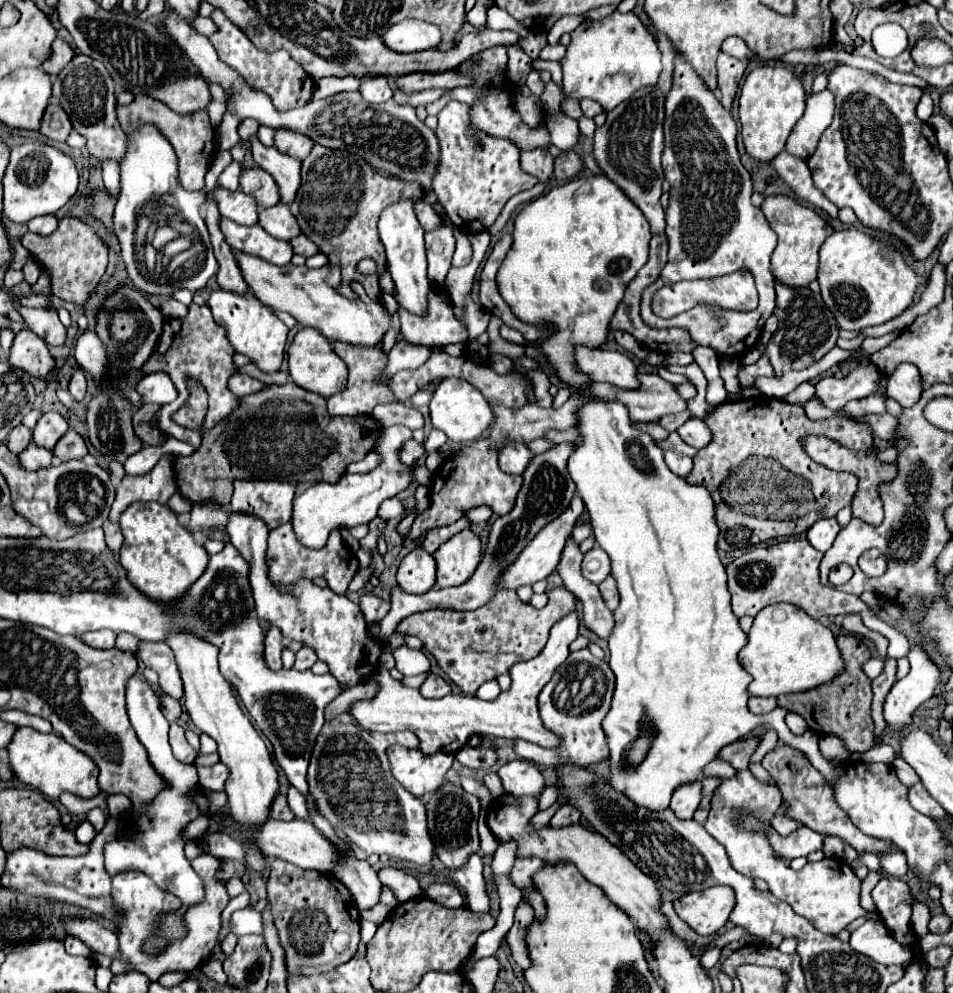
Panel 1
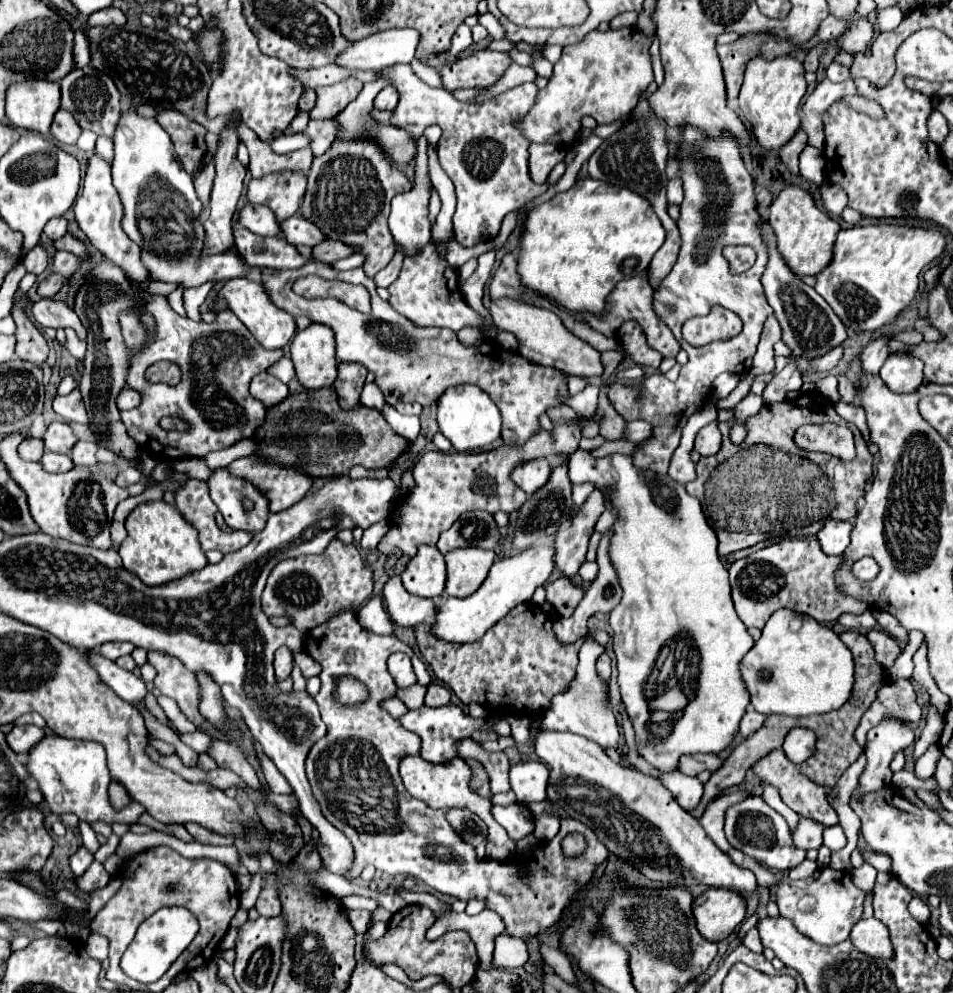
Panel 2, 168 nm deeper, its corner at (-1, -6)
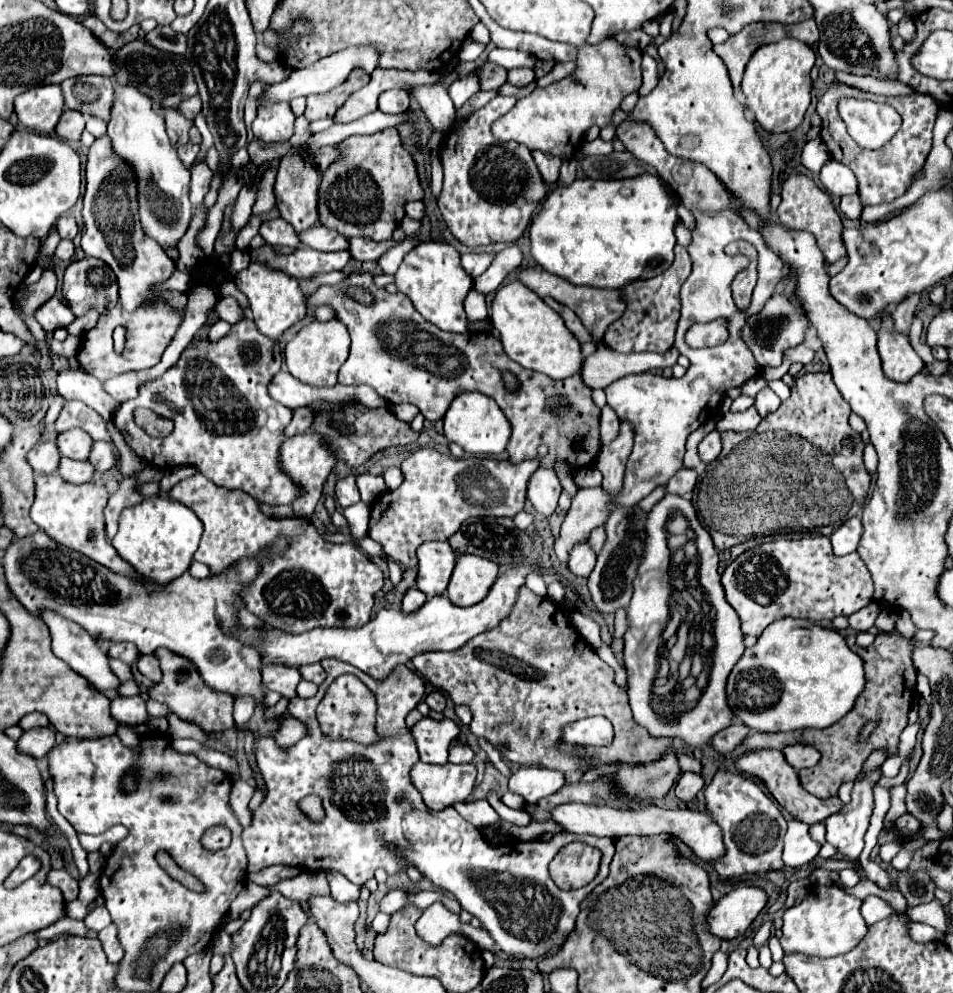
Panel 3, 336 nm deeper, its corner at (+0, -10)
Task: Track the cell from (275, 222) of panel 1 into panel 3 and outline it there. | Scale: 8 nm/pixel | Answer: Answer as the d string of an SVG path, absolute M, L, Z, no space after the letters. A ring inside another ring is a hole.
M323 225L311 227L303 233L299 233L299 239L303 245L311 247L311 249L319 249L319 251L343 251L347 249L347 239L343 235L339 235L333 229L327 229Z

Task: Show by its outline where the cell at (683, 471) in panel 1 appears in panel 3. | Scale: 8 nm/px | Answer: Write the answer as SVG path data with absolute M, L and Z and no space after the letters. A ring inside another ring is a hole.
M683 467L677 471L677 475L671 477L671 481L667 483L667 491L675 495L687 495L693 491L695 483L697 483L697 473L693 469Z

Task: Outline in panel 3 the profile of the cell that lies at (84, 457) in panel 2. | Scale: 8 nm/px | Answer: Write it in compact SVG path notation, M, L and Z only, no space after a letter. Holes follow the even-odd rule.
M97 441L97 443L93 443L87 461L89 461L99 473L103 473L103 471L107 471L109 467L115 465L115 459L113 459L113 455L111 455L111 449L113 449L111 443Z

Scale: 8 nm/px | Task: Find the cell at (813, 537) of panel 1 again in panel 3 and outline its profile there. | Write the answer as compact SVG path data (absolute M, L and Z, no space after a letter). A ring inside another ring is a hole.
M857 517L847 519L847 523L843 523L839 529L833 531L831 539L831 547L835 555L847 555L853 553L857 549L861 537L861 521Z

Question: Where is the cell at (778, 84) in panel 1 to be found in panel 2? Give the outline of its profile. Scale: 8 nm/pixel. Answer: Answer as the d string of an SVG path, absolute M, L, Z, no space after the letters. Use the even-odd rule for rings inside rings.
M760 55L746 65L740 91L740 109L742 115L750 121L752 133L760 147L780 149L800 129L798 109L802 105L802 97L806 95L806 87L808 85L804 79L804 67L792 55L782 55L774 59L766 59Z

